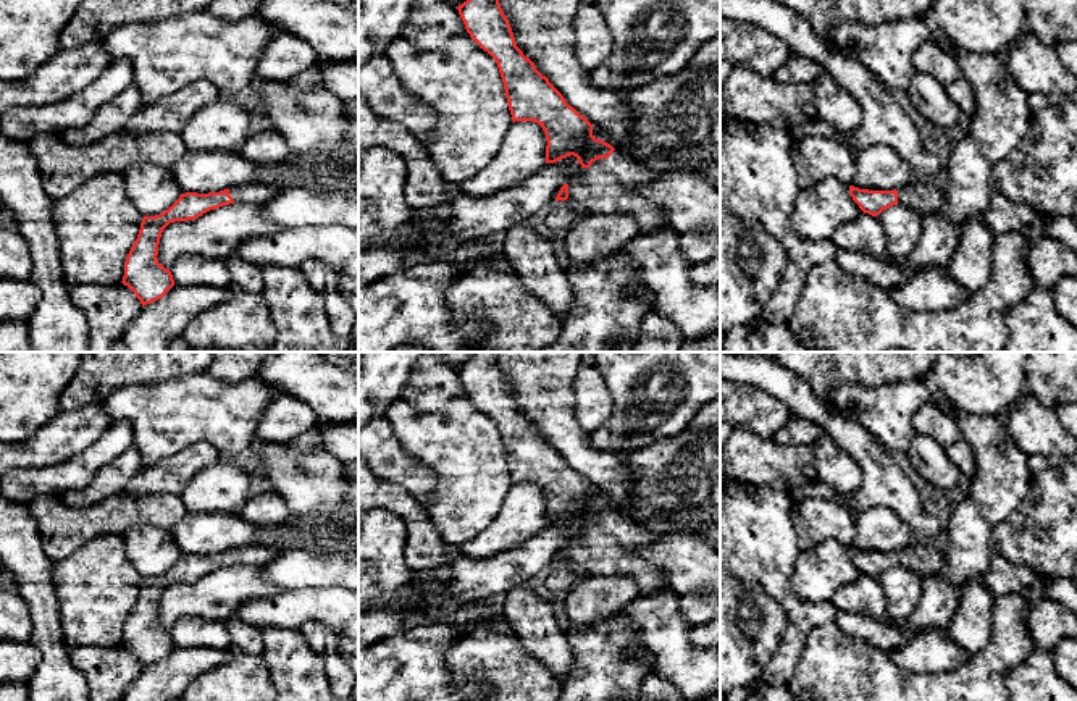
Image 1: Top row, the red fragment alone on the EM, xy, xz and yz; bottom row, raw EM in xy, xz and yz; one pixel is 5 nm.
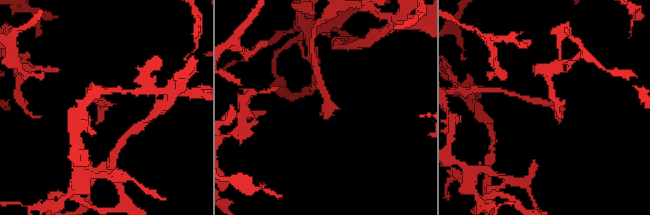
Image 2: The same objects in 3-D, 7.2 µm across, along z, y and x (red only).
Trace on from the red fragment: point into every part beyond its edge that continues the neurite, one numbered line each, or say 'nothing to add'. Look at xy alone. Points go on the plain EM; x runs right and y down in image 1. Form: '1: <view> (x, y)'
1: xy (252, 554)

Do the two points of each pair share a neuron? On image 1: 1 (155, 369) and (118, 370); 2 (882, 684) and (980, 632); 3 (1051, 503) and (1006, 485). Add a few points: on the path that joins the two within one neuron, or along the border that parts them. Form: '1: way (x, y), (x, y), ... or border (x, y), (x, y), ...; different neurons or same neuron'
1: way (146, 369), (128, 369); same neuron
2: border (993, 622), (992, 638), (972, 656); different neurons
3: border (1032, 475), (1027, 493), (1001, 522); different neurons

